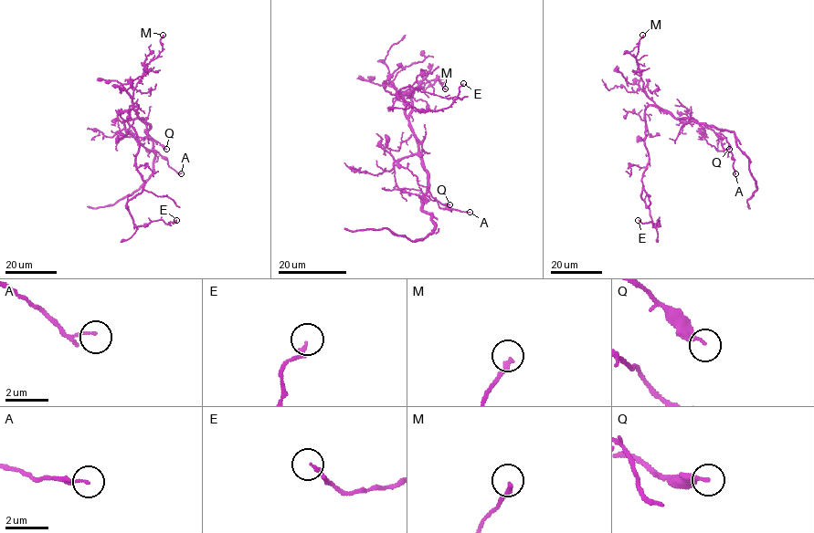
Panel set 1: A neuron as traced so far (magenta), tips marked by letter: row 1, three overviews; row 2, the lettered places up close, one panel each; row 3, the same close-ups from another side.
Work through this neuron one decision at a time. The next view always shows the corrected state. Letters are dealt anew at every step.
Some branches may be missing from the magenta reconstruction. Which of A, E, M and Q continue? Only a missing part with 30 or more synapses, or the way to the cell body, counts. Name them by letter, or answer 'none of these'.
none of these

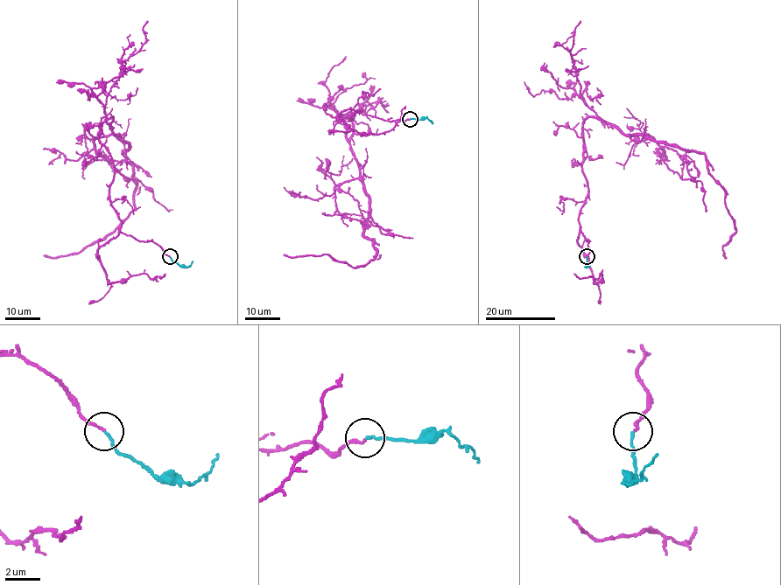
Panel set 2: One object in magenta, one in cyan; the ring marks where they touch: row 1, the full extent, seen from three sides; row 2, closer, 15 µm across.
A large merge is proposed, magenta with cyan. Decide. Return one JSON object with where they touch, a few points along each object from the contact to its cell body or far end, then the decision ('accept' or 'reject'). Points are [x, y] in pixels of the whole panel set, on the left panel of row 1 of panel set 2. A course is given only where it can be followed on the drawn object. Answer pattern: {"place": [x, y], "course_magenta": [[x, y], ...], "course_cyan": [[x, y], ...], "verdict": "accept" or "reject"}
{"place": [170, 256], "course_magenta": [[169, 256], [121, 231], [115, 165], [99, 139], [111, 117], [129, 144], [134, 209], [77, 253], [43, 255]], "course_cyan": [[169, 256], [186, 267], [192, 261]], "verdict": "accept"}

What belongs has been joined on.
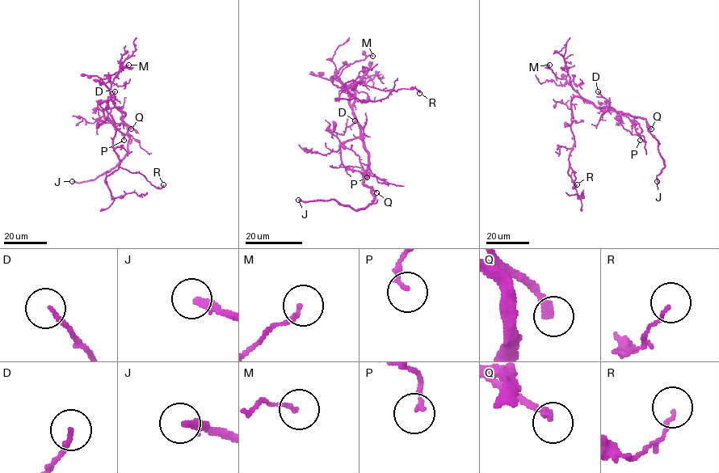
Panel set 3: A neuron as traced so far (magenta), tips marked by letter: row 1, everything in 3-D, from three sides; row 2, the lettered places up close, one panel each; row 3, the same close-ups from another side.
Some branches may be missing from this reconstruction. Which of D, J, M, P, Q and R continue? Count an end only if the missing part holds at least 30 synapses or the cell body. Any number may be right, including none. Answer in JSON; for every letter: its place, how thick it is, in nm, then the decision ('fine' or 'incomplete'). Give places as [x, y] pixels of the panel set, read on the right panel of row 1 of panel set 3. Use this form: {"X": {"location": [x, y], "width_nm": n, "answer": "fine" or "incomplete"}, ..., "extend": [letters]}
{"D": {"location": [598, 91], "width_nm": 160, "answer": "fine"}, "J": {"location": [657, 181], "width_nm": 240, "answer": "incomplete"}, "M": {"location": [549, 65], "width_nm": 140, "answer": "fine"}, "P": {"location": [640, 140], "width_nm": 170, "answer": "fine"}, "Q": {"location": [651, 128], "width_nm": 240, "answer": "fine"}, "R": {"location": [577, 184], "width_nm": 120, "answer": "fine"}, "extend": ["J"]}

